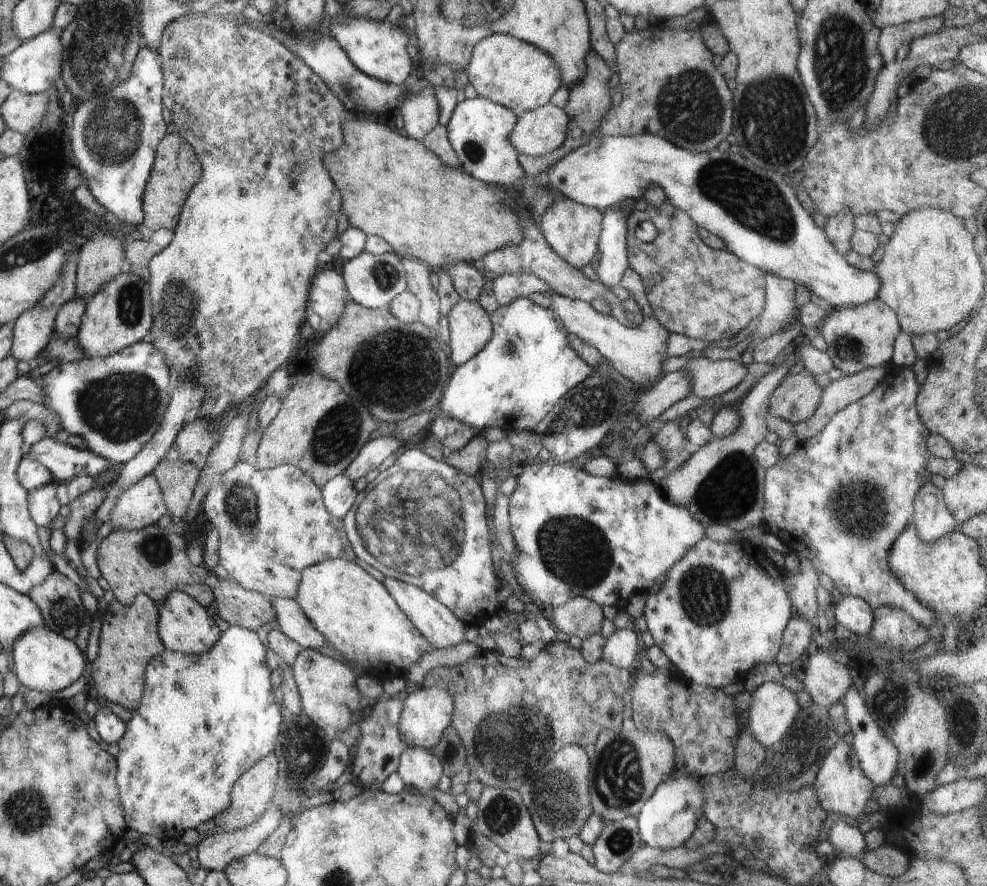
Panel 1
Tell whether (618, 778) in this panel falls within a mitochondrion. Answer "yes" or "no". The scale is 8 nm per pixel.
yes

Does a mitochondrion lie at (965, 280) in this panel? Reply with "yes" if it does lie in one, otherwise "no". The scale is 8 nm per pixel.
no

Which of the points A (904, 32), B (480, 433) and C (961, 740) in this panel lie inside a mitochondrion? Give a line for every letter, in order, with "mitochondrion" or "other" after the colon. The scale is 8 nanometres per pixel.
A: other
B: other
C: mitochondrion

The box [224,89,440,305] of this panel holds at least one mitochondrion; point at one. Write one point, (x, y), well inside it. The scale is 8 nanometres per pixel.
(385, 275)

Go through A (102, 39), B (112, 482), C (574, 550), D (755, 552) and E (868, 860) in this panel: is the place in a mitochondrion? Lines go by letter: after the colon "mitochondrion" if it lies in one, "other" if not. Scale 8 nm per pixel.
A: mitochondrion
B: other
C: mitochondrion
D: other
E: other

